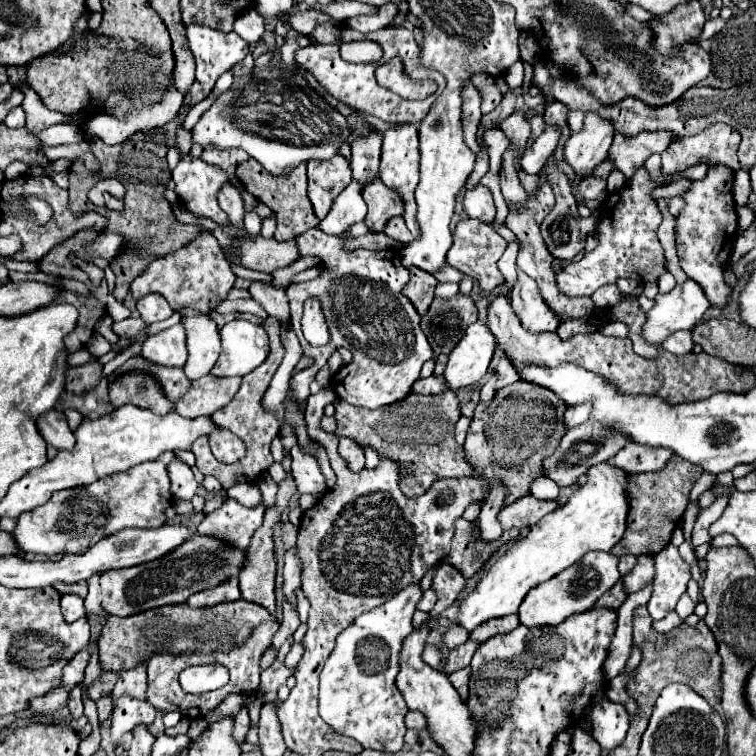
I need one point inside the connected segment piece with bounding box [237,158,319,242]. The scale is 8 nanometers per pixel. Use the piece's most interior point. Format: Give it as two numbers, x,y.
286,195

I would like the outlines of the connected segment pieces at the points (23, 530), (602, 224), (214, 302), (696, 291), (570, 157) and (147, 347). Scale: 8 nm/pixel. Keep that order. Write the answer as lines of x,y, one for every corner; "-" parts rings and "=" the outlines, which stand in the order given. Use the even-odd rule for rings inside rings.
169,452
161,456
161,460
139,464
129,472
105,476
89,486
55,492
47,504
17,518
13,536
19,550
47,556
77,554
85,552
85,548
93,546
97,540
123,528
159,528
165,524
165,508
171,506
173,498
167,476
167,462
173,458
173,452
=
645,168
637,170
637,176
617,194
611,194
601,206
601,220
597,226
599,244
585,254
581,262
569,262
557,274
557,288
565,296
591,296
603,284
615,284
617,278
631,278
637,282
657,282
667,270
663,248
657,240
657,224
661,224
661,212
657,202
649,196
657,188
647,176
=
201,236
201,240
193,240
189,248
181,248
159,260
153,260
133,280
131,294
135,300
139,300
139,296
157,292
171,304
173,310
185,306
209,314
215,306
219,306
227,298
229,290
235,284
235,278
237,276
233,274
231,264
225,260
221,248
217,248
217,240
213,240
213,236
=
693,280
675,286
667,294
657,294
653,308
645,312
647,320
641,328
641,338
647,344
661,344
677,330
691,330
709,306
701,286
=
591,112
591,114
585,116
585,126
583,126
583,130
581,130
579,134
573,134
573,136
567,140
565,150
563,150
563,158
565,158
565,162
573,168
575,176
585,178
585,176
591,176
591,174
593,174
593,170
607,158
609,146
611,146
611,140
613,140
613,134
615,134
613,122
599,118
595,112
=
177,324
155,336
149,336
143,344
141,356
159,366
183,366
187,360
185,328

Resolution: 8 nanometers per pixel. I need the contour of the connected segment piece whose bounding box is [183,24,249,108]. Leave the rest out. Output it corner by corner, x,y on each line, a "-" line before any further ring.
189,24
185,28
185,36
187,36
187,42
189,42
189,48
193,52
193,58
195,58
195,64
197,64
197,72
195,72
195,82
191,86
191,90
185,94
185,100
183,100
183,106
195,106
197,102
205,100
209,96
209,92
213,90
217,78
227,72
229,68
233,68
235,64
239,64
247,52
249,52
249,44
237,36
235,32
217,32
217,30
211,30
211,28
205,28
201,24

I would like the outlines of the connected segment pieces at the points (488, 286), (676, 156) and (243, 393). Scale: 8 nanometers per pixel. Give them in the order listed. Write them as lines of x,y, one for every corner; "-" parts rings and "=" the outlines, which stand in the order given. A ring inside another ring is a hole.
461,220
453,230
453,246
447,250
445,262
451,268
463,272
465,276
471,276
473,280
477,280
481,286
481,294
489,296
495,288
505,284
505,278
497,268
497,260
501,258
505,248
507,248
507,242
489,224
483,224
479,220
=
713,124
705,132
681,138
677,144
671,144
663,154
663,174
675,174
693,164
725,164
733,170
739,170
741,164
737,160
739,148
739,132
729,124
=
267,316
264,324
266,324
264,328
270,342
269,358
267,358
259,368
255,368
253,372
249,372
249,374
245,374
245,376
241,378
241,388
239,388
239,392
233,396
233,400
231,400
225,408
221,408
221,410
217,410
217,412
211,414
211,420
213,420
215,426
231,430
235,436
239,436
239,438
245,442
245,448
247,448
245,458
241,458
241,460
235,462
235,464
223,466
223,464
217,462
215,456
211,454
207,436
199,436
199,438
193,442
193,446
191,446
191,452
195,454
195,460
197,460
197,468
199,468
205,476
215,476
215,478
221,482
221,486
223,486
225,490
229,490
231,486
235,486
235,484
239,484
239,482
255,482
255,480
259,480
259,476
265,474
265,472
269,470
269,466
273,464
273,456
271,456
271,452
269,452
269,446
271,446
273,438
279,434
281,422
279,422
279,418
277,418
273,412
267,412
267,410
263,408
263,402
261,402
261,400
263,400
263,394
265,394
265,390
267,390
267,386
269,386
269,382
271,382
275,370
279,368
279,364
281,364
281,360
283,360
285,350
283,350
283,346
281,346
279,322
273,316

